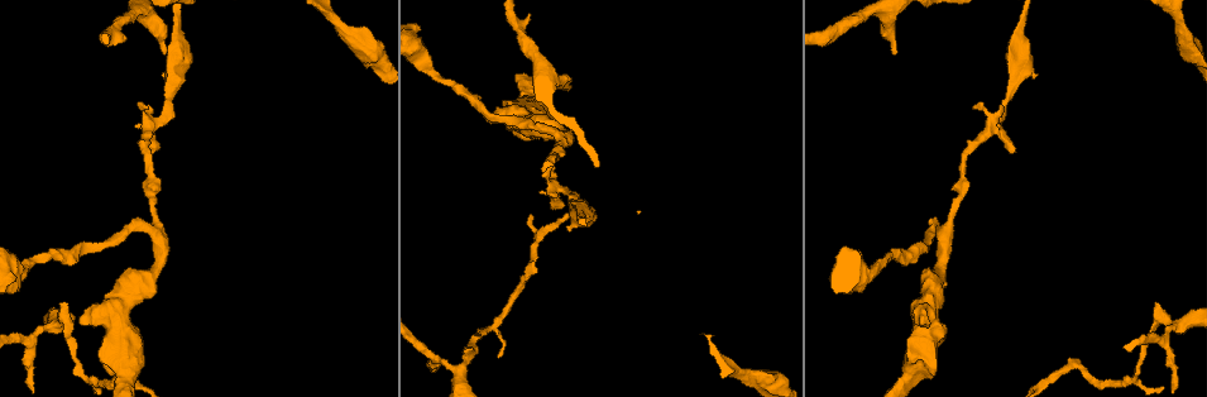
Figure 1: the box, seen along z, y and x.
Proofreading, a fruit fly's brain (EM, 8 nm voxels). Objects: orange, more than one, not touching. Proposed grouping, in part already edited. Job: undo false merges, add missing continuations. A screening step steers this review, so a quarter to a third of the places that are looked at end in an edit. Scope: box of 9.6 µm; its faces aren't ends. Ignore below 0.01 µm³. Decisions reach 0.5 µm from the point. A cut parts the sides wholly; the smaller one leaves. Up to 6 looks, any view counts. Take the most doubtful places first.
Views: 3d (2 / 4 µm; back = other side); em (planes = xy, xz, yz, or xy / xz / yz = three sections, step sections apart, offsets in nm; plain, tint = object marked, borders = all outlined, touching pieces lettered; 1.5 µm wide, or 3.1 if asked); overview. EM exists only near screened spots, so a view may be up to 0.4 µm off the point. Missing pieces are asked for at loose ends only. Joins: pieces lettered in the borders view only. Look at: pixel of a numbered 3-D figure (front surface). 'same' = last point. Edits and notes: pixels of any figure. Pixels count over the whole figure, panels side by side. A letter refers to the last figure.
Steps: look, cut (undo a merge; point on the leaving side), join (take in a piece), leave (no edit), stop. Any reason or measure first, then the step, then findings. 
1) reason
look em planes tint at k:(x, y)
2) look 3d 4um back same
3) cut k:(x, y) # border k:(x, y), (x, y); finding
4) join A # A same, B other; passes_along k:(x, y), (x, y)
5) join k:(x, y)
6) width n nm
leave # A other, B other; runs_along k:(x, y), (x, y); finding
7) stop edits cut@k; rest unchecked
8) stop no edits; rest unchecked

branch stops here
look em xz step 8 borders at 1:(81, 324)

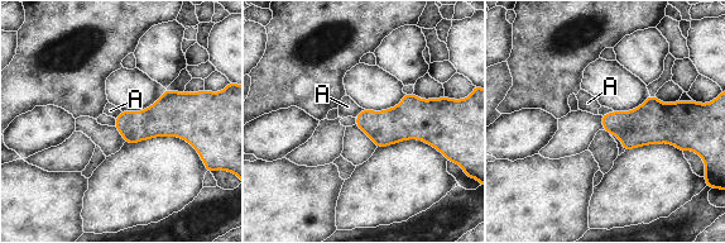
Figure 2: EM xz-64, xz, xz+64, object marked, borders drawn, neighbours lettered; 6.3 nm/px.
cut it another way
look em planes borders same

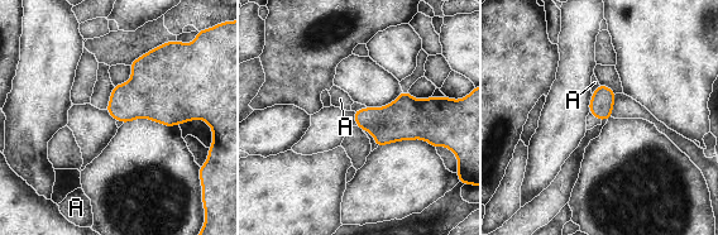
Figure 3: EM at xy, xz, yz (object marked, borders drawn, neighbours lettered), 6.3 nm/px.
longest_contact A 80 nm
leave # A other; border 3:(599, 85), (592, 94); no lettered piece goes on from it

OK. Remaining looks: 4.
free end
look 3d 2um at 1:(162, 53)

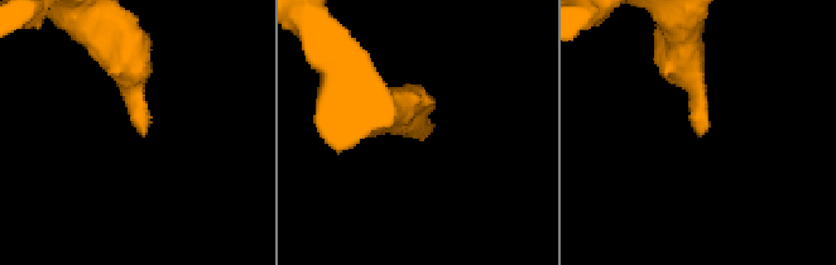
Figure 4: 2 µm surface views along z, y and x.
look em planes borders at 4:(431, 128)

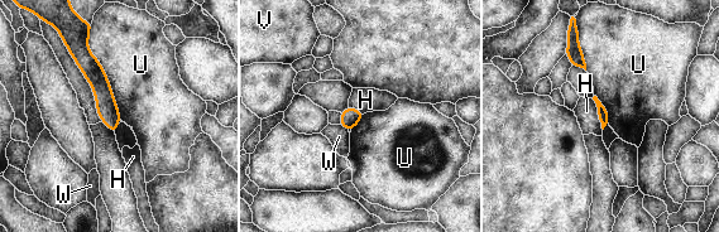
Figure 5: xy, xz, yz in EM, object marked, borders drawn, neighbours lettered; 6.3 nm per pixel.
leave # H other, U other, V other, W other; border 5:(89, 33), (120, 119); none of them fits

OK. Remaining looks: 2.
stop no edits; rest unchecked

